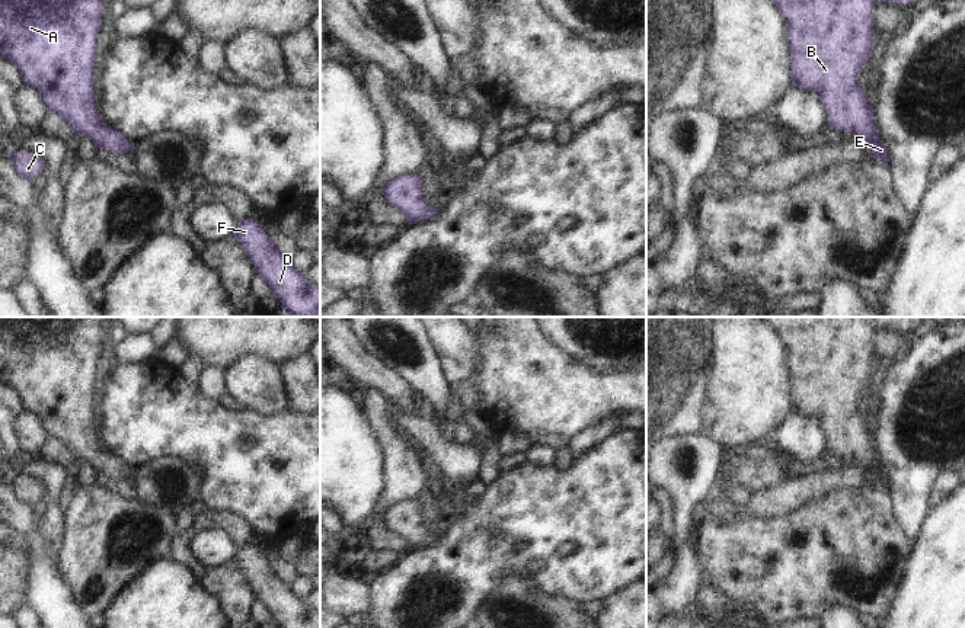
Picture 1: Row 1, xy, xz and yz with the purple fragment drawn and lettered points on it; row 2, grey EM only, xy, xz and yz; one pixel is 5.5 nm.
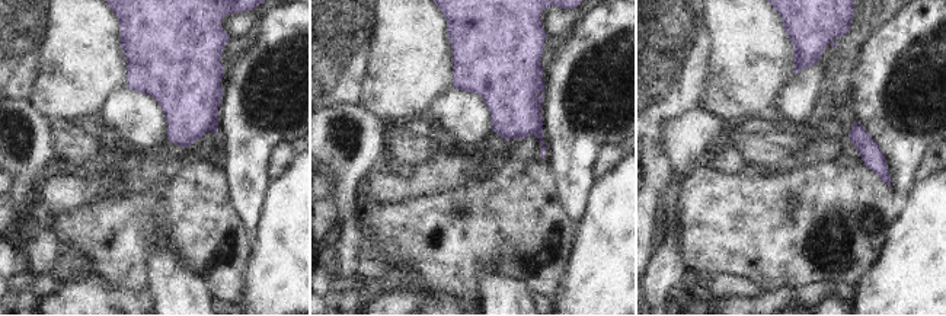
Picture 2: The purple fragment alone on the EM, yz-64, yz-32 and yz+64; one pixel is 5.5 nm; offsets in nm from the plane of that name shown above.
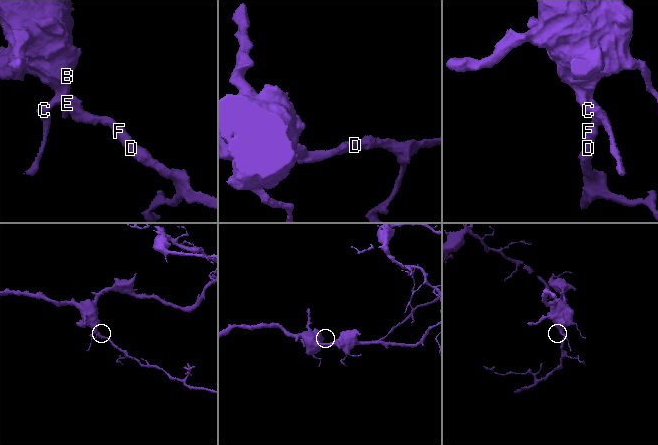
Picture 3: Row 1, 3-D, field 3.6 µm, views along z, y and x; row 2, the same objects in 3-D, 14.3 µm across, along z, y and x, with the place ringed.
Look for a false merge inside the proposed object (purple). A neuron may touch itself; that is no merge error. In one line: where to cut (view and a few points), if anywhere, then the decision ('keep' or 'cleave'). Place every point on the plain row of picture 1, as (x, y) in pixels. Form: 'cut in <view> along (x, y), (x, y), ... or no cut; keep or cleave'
no cut; keep

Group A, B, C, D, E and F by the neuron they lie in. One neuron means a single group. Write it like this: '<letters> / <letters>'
A B C D E F

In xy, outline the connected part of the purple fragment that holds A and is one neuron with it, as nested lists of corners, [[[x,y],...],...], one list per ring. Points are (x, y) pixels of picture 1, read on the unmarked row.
[[[0,317],[0,384],[10,385],[23,401],[23,410],[36,414],[49,438],[57,438],[74,455],[74,464],[87,461],[96,474],[111,478],[134,475],[119,456],[102,449],[93,426],[96,363],[102,346],[103,317]]]

